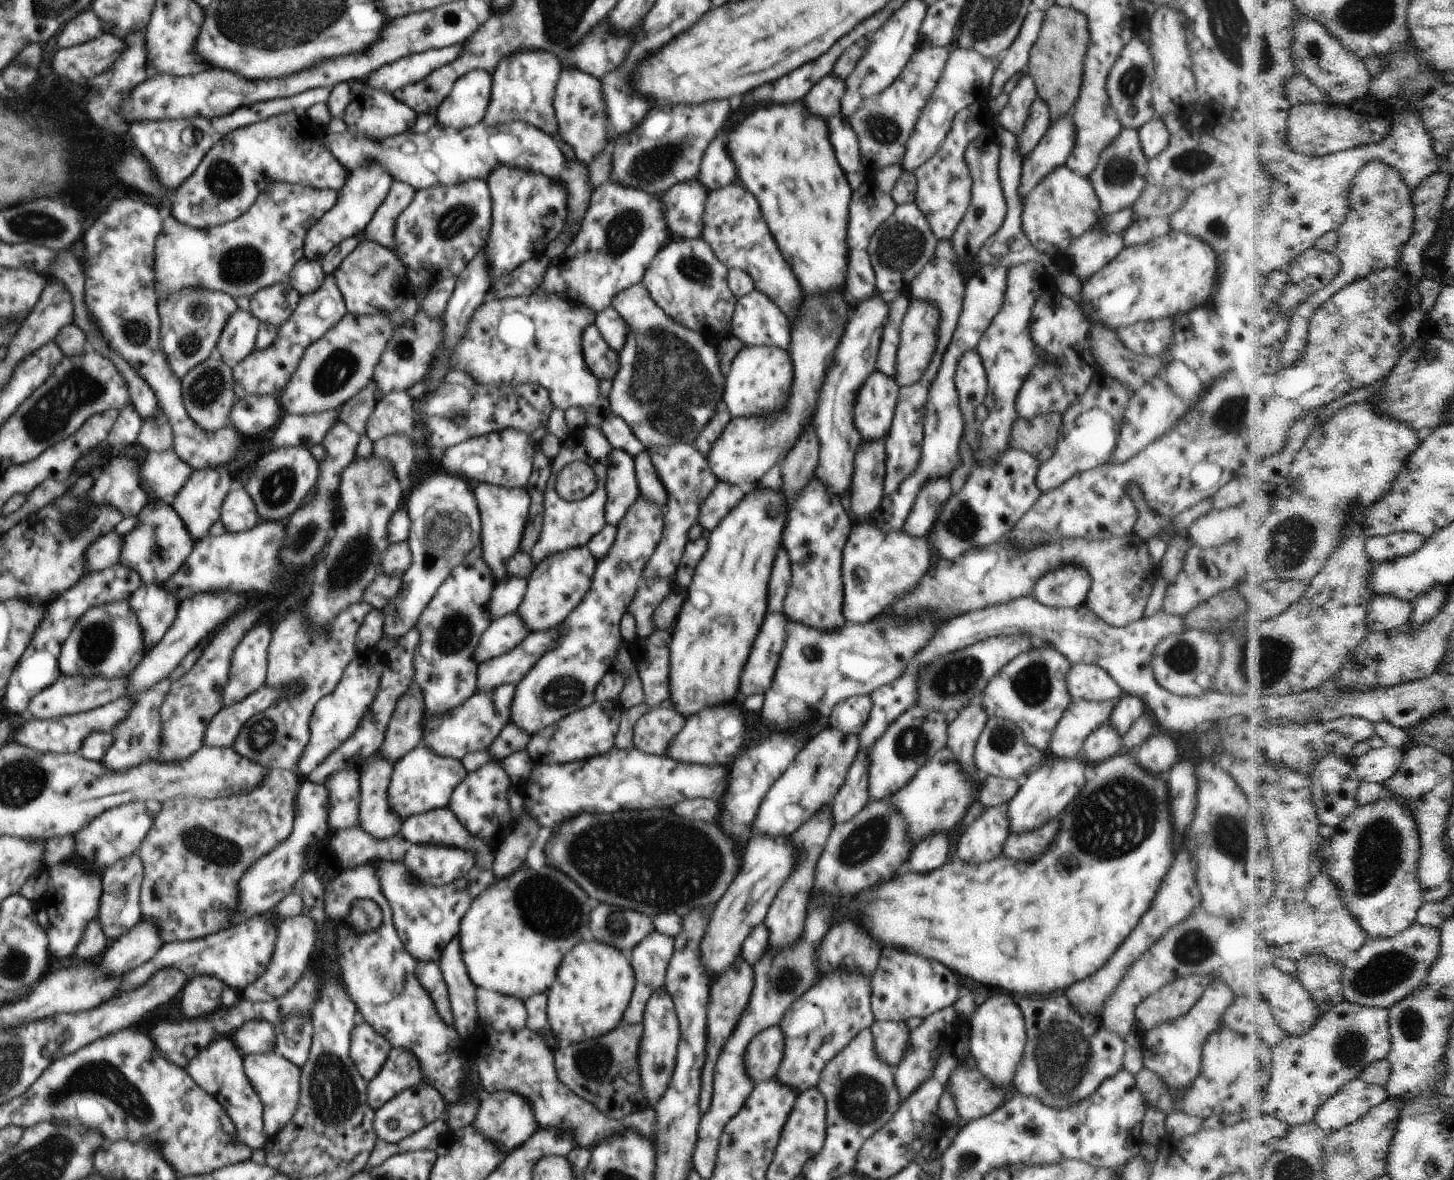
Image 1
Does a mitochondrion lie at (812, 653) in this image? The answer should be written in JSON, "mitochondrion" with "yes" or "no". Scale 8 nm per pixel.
{"mitochondrion":"yes"}

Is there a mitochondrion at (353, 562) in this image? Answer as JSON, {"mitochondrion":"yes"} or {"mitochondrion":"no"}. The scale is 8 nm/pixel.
{"mitochondrion":"yes"}

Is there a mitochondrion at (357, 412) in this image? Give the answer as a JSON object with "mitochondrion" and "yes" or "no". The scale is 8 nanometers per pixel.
{"mitochondrion":"yes"}

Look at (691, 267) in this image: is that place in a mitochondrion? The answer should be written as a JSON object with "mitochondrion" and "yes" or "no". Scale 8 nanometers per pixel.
{"mitochondrion":"yes"}

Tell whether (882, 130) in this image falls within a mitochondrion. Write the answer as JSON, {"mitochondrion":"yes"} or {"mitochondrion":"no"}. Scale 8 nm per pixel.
{"mitochondrion":"yes"}

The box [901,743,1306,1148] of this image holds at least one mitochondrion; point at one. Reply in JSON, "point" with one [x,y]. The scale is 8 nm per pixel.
{"point":[1105,836]}

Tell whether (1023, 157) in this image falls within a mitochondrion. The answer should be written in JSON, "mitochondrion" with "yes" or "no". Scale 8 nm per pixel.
{"mitochondrion":"no"}

